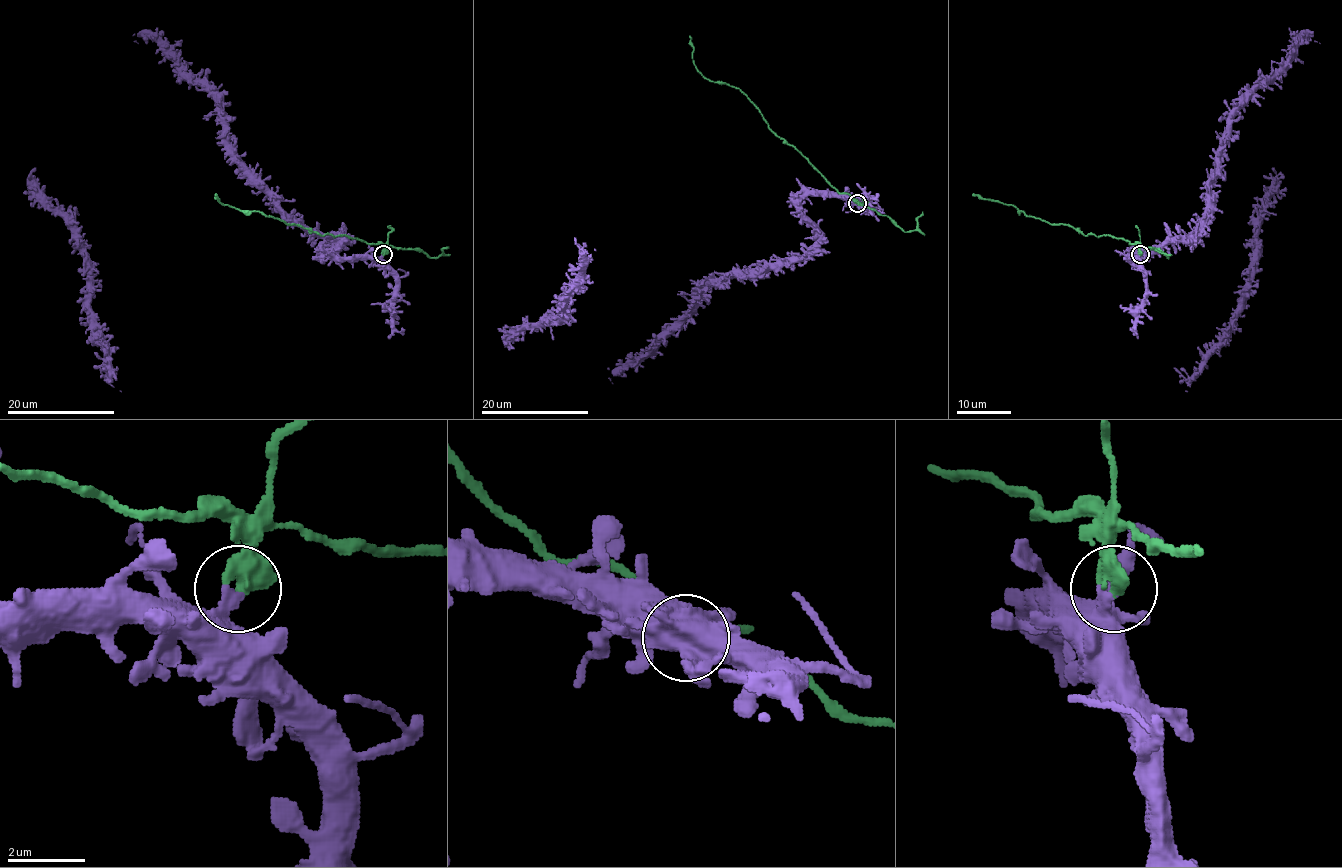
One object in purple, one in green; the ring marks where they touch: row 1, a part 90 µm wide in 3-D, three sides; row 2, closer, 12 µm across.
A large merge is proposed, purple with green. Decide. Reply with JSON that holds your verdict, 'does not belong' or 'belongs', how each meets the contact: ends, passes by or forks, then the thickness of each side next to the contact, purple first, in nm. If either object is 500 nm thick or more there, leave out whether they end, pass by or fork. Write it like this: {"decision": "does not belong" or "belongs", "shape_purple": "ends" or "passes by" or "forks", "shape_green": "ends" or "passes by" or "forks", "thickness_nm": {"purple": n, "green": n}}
{"decision": "does not belong", "thickness_nm": {"purple": 320, "green": 550}}

